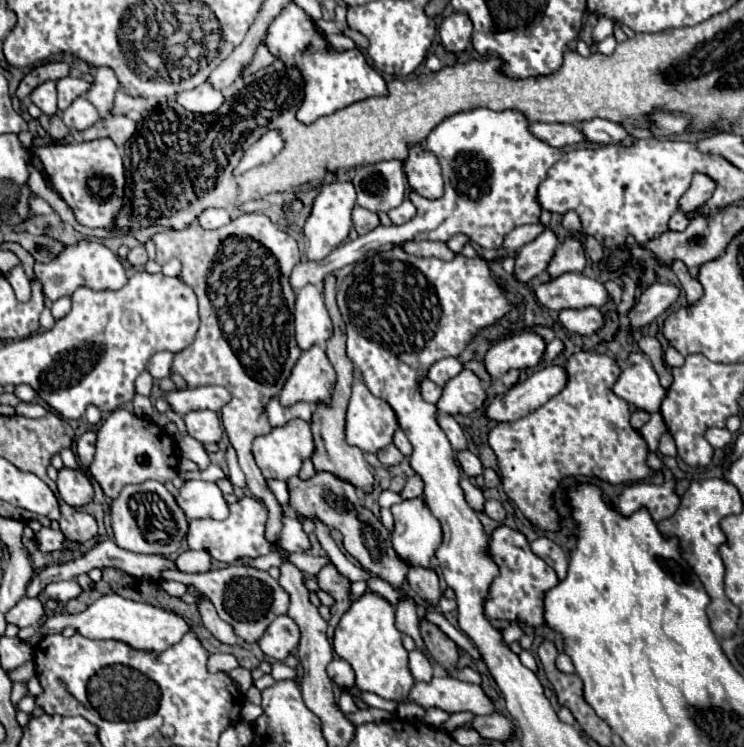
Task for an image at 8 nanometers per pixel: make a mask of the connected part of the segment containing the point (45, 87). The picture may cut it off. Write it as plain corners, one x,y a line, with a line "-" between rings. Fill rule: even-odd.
44,82
40,84
32,94
30,94
30,100
48,116
56,114
58,108
56,108
56,82

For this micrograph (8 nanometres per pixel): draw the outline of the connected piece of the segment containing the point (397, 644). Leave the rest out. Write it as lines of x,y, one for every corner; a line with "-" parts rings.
372,592
354,600
350,610
340,618
332,642
336,654
354,668
360,690
374,692
384,700
408,700
414,676
408,670
408,652
402,646
402,634
394,626
394,608
388,600

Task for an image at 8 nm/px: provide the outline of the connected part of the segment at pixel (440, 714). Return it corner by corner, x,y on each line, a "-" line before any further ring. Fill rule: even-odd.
432,708
426,712
424,721
429,726
438,728
446,720
448,720
449,717
450,717
450,714
448,714
447,712
438,708

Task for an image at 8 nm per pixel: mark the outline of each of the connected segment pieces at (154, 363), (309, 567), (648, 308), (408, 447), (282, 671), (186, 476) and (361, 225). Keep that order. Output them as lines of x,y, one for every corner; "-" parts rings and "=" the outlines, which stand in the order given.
158,352
150,358
148,370
155,379
162,379
171,375
172,352
=
310,552
292,554
292,556
288,556
288,560
290,560
292,564
296,564
296,566
298,566
302,572
306,572
308,576
316,576
316,574
320,572
320,568
330,562
328,558
316,558
316,556
312,556
=
656,282
656,284
644,288
640,300
630,310
632,328
642,328
642,326
650,324
652,320
656,320
656,316
660,316
672,304
676,304
678,298
680,298
680,288
674,284
=
396,430
396,434
394,434
394,446
396,446
404,456
410,456
410,454
412,454
412,444
408,442
408,438
406,438
406,434
404,434
402,430
=
274,662
274,664
272,664
272,676
274,676
276,680
294,678
298,684
302,682
300,678
296,678
296,670
294,670
294,668
288,668
288,666
286,666
286,664
282,664
282,662
=
210,464
206,470
196,470
196,472
180,472
180,478
186,482
186,480
210,480
210,482
216,482
220,478
224,478
224,472
220,466
216,464
=
356,206
356,208
352,210
352,222
354,222
354,228
356,228
358,234
366,234
366,232
374,230
374,228
380,224
378,214
374,214
374,212
370,212
370,210
364,210
364,208
360,208
360,206

